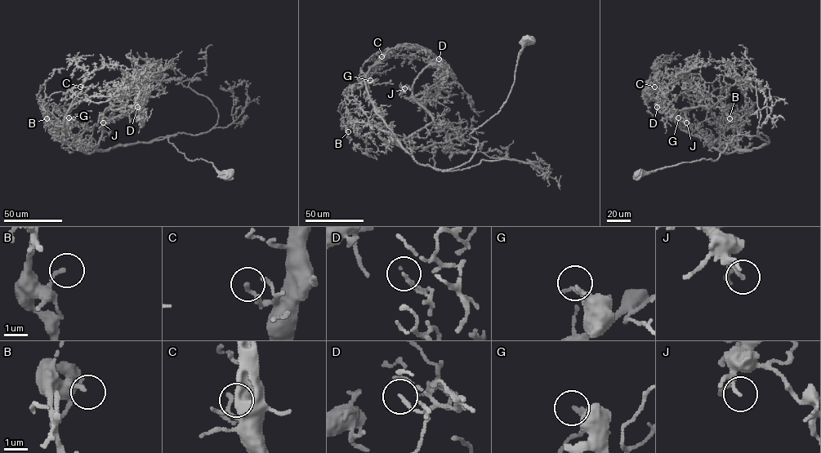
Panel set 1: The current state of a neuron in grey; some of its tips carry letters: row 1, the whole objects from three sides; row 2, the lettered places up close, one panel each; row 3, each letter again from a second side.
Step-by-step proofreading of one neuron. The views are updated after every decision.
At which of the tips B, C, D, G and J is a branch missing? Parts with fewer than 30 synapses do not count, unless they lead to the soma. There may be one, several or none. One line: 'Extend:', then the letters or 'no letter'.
Extend: no letter

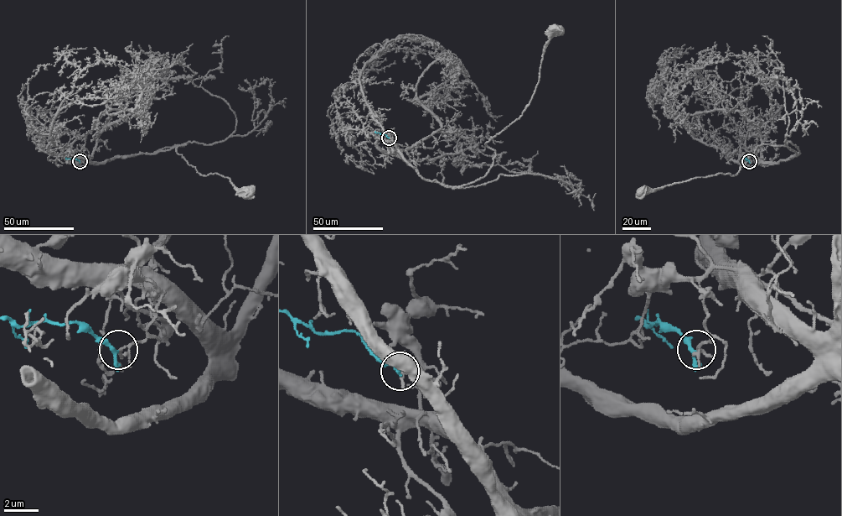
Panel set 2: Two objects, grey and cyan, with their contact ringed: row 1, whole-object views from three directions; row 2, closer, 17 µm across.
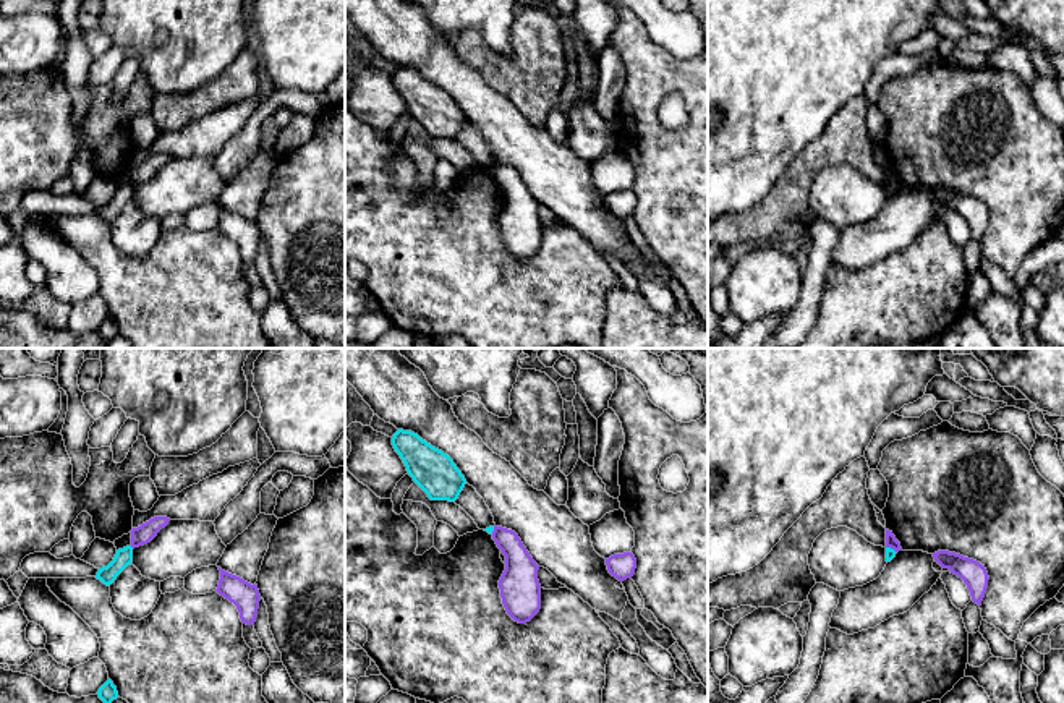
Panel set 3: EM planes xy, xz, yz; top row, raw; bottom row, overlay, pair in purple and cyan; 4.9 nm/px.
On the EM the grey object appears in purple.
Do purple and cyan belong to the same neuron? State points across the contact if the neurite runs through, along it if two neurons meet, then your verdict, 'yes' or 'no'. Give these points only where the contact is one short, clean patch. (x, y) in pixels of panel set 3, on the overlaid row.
along yz (886, 546), (896, 553) | no

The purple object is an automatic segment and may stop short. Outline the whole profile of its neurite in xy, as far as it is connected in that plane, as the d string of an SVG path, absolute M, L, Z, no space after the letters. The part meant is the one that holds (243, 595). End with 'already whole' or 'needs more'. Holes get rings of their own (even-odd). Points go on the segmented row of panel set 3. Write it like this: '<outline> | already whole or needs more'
M220 570L217 593L233 603L240 612L240 619L246 625L254 625L259 609L261 594L257 585L251 585L243 578Z | already whole

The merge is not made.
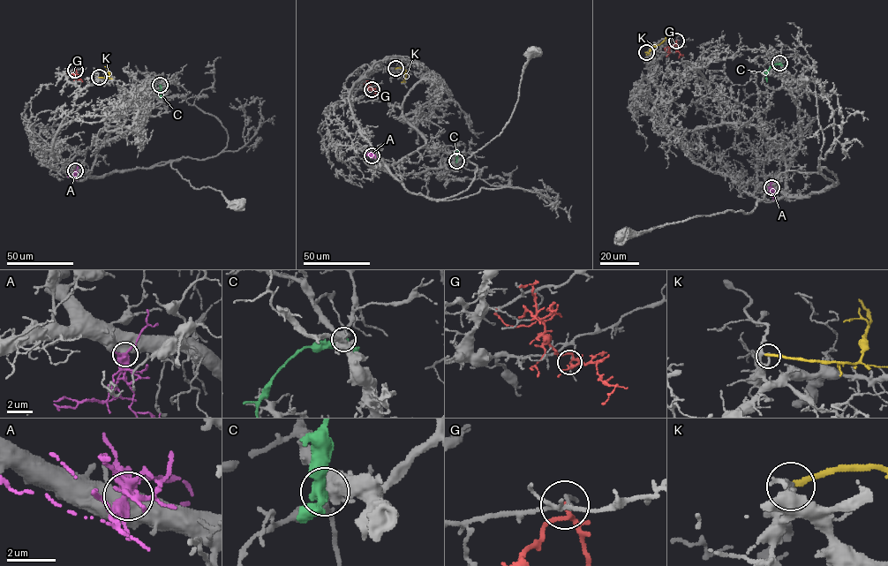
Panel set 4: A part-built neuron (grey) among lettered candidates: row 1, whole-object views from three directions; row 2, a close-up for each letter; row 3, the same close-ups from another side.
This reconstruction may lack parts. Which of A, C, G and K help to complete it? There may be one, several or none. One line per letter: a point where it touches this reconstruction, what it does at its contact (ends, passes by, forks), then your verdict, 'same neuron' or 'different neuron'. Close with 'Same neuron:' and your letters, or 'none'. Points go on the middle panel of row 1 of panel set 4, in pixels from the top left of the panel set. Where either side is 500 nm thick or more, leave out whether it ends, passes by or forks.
A: (372, 155) | it forks | same neuron
C: (456, 161) | it passes by | different neuron
G: (372, 89) | it forks | different neuron
K: (395, 68) | it ends | different neuron
Same neuron: A

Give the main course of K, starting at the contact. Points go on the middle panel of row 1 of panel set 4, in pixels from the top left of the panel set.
K: (395, 68), (405, 70), (406, 76), (401, 82)

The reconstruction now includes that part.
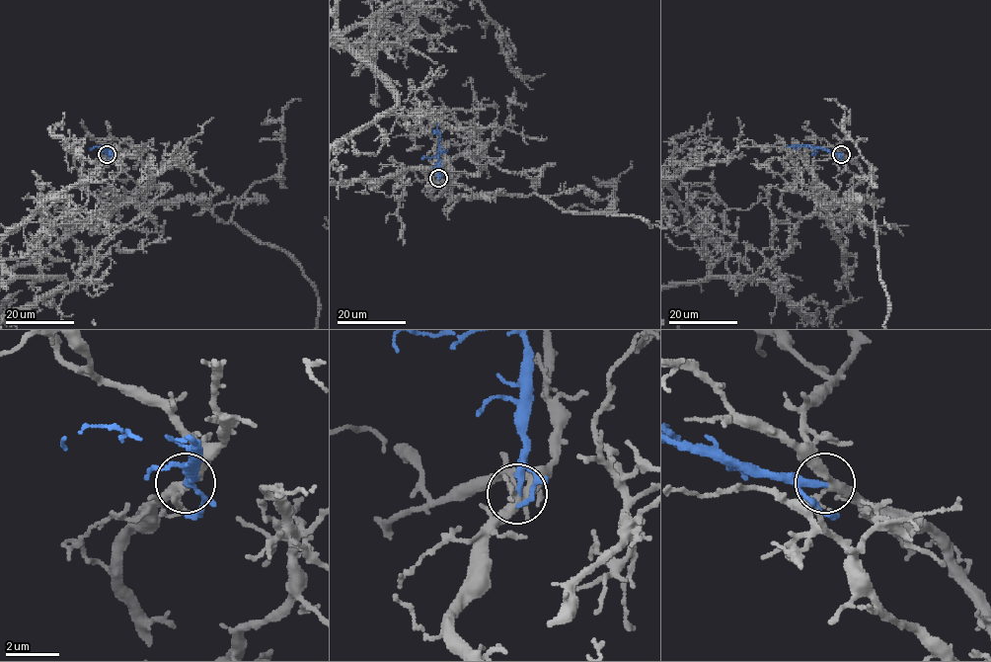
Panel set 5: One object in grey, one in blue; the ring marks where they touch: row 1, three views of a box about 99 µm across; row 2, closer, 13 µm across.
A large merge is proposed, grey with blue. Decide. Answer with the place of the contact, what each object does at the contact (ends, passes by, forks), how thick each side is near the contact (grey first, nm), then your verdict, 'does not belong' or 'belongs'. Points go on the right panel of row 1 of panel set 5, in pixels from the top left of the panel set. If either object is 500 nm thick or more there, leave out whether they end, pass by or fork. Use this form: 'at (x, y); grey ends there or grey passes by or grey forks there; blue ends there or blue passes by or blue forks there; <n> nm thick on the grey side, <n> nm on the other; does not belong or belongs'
at (841, 154); grey forks there; blue passes by; 320 nm thick on the grey side, 180 nm on the other; belongs

